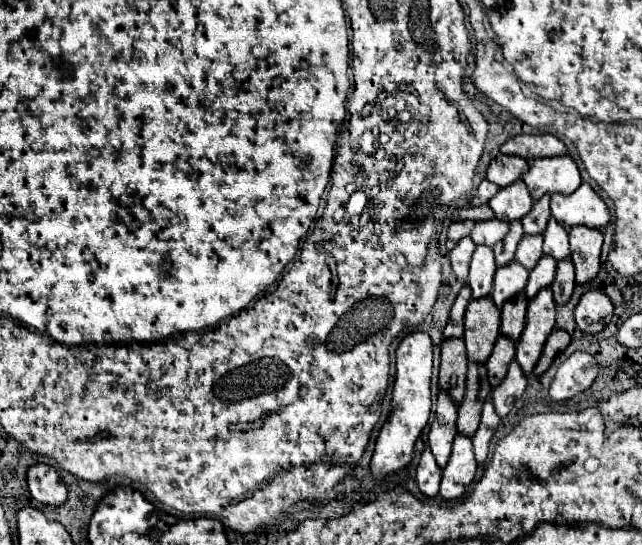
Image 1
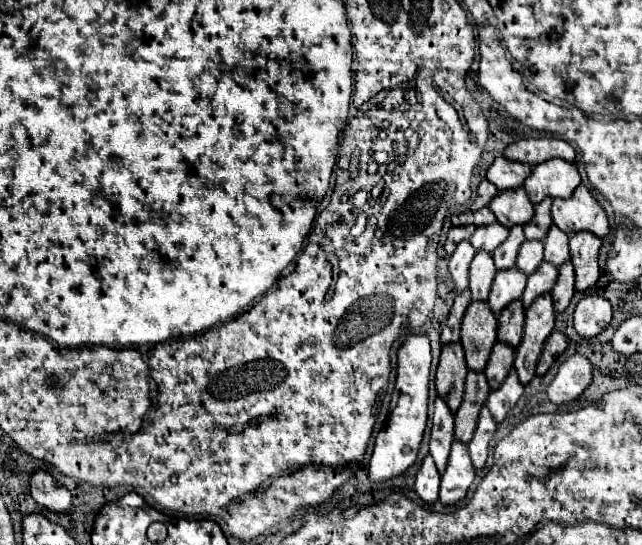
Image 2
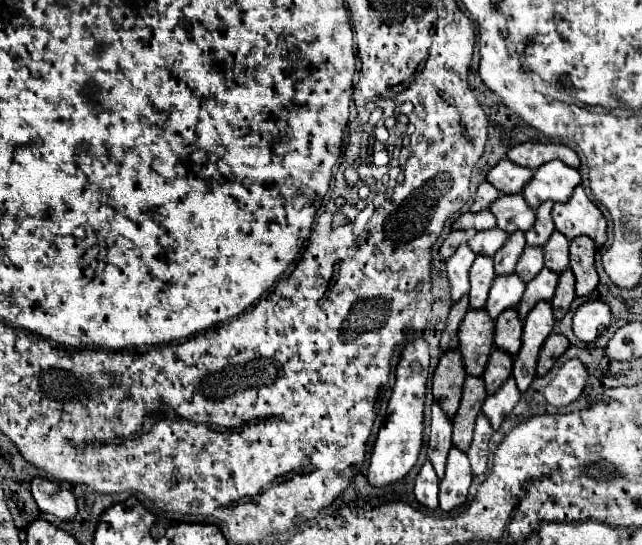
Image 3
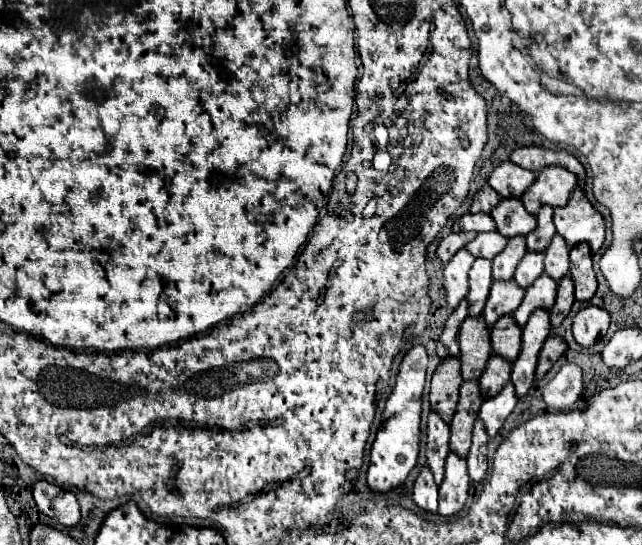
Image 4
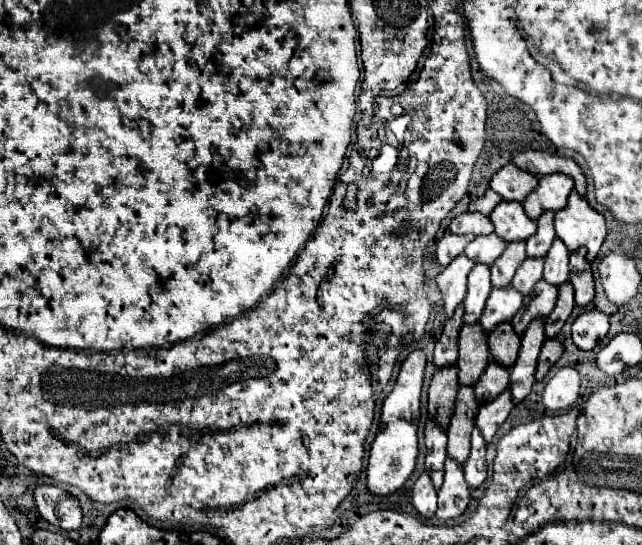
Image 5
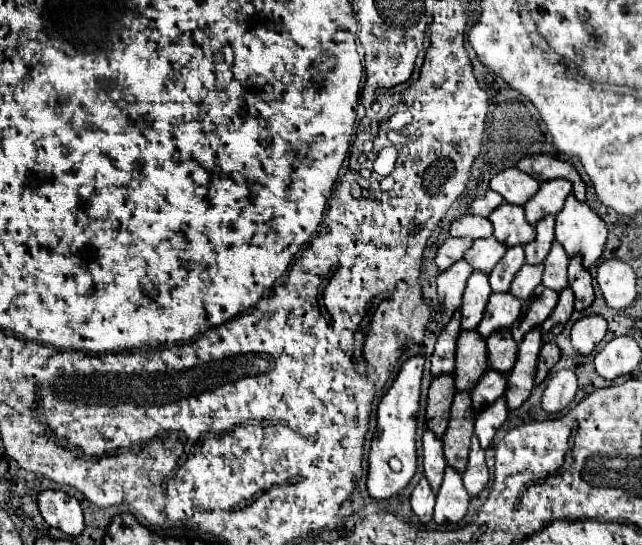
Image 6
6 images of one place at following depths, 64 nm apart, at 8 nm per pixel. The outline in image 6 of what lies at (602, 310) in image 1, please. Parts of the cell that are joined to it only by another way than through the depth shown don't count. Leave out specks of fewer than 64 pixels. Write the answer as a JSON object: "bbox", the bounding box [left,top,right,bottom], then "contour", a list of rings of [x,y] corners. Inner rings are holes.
{"bbox":[572,316,608,356],"contour":[[[584,316],[580,318],[574,326],[572,326],[572,348],[582,354],[582,356],[588,356],[596,344],[602,342],[604,334],[606,334],[608,326],[606,326],[606,320],[602,316]]]}

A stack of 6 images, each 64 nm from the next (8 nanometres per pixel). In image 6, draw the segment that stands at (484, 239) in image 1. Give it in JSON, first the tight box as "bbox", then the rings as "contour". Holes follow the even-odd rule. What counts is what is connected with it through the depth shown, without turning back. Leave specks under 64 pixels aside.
{"bbox":[464,236,506,274],"contour":[[[490,236],[488,240],[474,240],[474,244],[466,252],[464,260],[474,270],[480,270],[484,274],[490,274],[492,268],[498,264],[498,260],[504,256],[504,252],[506,252],[504,244],[500,244],[494,236]]]}

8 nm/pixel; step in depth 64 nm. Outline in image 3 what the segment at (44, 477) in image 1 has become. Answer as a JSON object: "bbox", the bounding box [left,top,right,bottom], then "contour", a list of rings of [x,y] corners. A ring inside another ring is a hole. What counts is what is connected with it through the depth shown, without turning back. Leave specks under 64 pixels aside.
{"bbox":[32,476,78,520],"contour":[[[44,476],[32,480],[32,496],[42,512],[54,514],[60,520],[72,520],[78,514],[74,494]]]}

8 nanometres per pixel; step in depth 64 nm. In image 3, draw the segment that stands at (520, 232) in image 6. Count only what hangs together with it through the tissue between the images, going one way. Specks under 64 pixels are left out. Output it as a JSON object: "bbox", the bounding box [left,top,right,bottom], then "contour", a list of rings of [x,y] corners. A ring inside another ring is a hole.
{"bbox":[490,194,534,234],"contour":[[[522,194],[500,196],[496,204],[492,204],[490,212],[496,216],[498,228],[506,234],[512,234],[516,230],[528,232],[534,226],[534,210],[528,208]]]}

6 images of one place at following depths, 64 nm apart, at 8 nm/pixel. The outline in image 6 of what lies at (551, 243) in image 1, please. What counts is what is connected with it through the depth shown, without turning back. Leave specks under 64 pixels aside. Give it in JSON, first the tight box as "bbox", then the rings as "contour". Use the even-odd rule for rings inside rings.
{"bbox":[542,242,568,292],"contour":[[[552,242],[552,250],[548,254],[548,258],[544,260],[544,276],[542,276],[542,284],[554,292],[562,292],[568,286],[568,276],[566,276],[566,268],[568,268],[568,254],[564,252],[564,248],[560,248],[560,244]]]}

